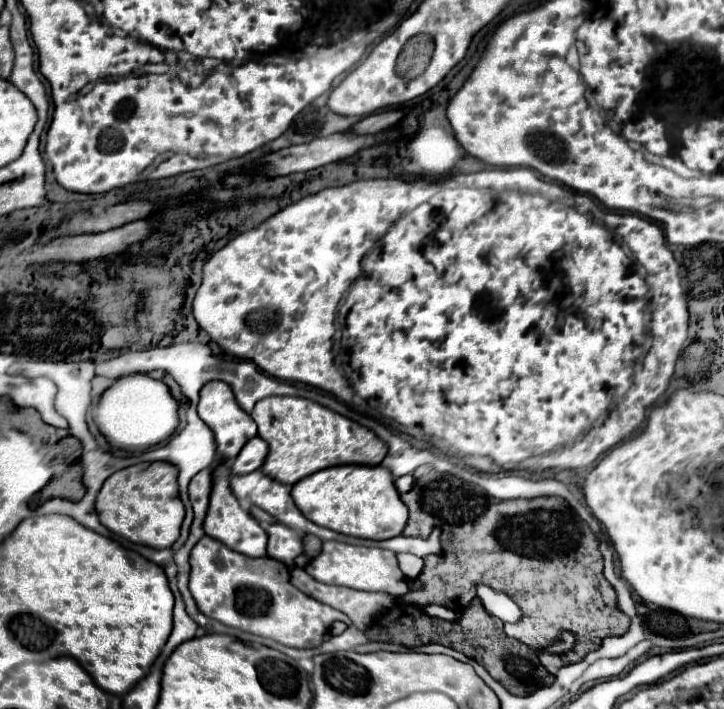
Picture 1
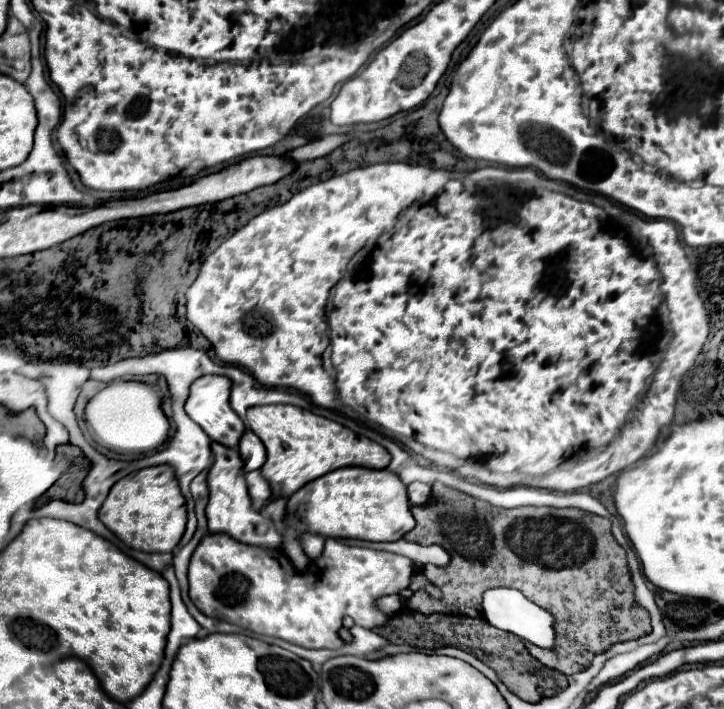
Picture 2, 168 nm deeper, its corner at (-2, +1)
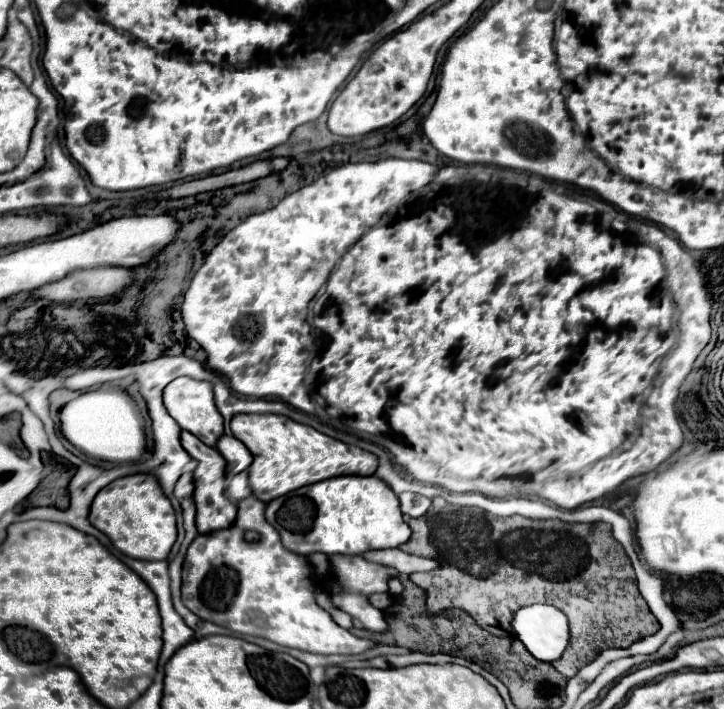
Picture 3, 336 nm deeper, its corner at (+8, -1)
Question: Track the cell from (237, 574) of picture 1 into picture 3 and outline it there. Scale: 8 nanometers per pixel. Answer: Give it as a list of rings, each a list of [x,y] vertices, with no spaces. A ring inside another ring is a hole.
[[[254,495],[246,497],[236,503],[238,505],[238,517],[234,525],[222,531],[212,531],[206,535],[198,535],[192,545],[188,547],[186,559],[184,559],[184,573],[182,573],[182,601],[184,605],[196,613],[200,619],[228,627],[234,633],[240,635],[256,635],[270,639],[282,647],[292,647],[308,653],[322,653],[322,655],[354,655],[372,649],[376,643],[367,639],[358,638],[348,629],[342,629],[336,625],[330,613],[322,607],[318,607],[314,591],[316,583],[312,579],[312,565],[308,557],[298,557],[298,553],[290,553],[280,537],[278,531],[266,521],[264,509],[266,503],[258,501]],[[248,529],[254,529],[262,535],[260,543],[250,545],[244,539],[244,533]]]

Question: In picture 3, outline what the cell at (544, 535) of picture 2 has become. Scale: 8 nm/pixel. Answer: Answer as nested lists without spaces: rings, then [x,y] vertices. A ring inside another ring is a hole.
[[[442,497],[432,501],[426,517],[404,517],[404,521],[410,525],[412,537],[400,545],[400,549],[440,563],[436,571],[410,575],[410,581],[426,591],[426,605],[430,613],[440,613],[452,607],[464,609],[492,635],[506,635],[512,633],[510,617],[518,611],[518,607],[550,603],[570,617],[572,639],[564,657],[558,659],[558,671],[564,677],[574,677],[582,665],[588,665],[604,649],[630,647],[632,641],[648,637],[660,629],[658,619],[650,613],[646,601],[638,593],[632,563],[622,545],[612,537],[612,527],[608,523],[564,523],[556,519],[536,521],[520,515],[494,517],[474,507],[450,505]]]

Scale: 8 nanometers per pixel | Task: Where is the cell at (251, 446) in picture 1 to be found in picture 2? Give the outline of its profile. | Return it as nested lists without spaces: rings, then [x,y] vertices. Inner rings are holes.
[[[248,429],[242,439],[240,439],[240,445],[238,445],[238,451],[244,459],[244,471],[254,471],[254,469],[260,469],[266,461],[266,449],[262,445],[262,441]]]

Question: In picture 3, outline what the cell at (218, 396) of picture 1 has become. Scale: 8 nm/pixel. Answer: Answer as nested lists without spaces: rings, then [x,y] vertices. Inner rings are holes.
[[[178,377],[178,379],[170,381],[164,389],[164,405],[170,413],[170,417],[180,425],[180,429],[190,431],[200,441],[204,441],[206,445],[214,447],[216,441],[222,437],[224,419],[222,419],[222,415],[218,413],[218,409],[214,405],[212,385],[208,385],[206,381],[194,381],[190,377]]]

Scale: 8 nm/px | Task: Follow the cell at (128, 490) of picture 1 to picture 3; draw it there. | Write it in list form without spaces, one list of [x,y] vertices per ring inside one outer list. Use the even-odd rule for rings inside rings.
[[[138,473],[112,481],[92,501],[90,523],[106,533],[114,547],[140,561],[162,561],[170,555],[176,541],[174,507],[162,493],[154,475]]]

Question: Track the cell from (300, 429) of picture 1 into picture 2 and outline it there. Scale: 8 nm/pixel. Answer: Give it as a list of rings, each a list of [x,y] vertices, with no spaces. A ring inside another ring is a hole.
[[[260,405],[248,409],[246,417],[250,429],[266,447],[268,459],[260,471],[276,497],[290,497],[308,481],[340,467],[358,465],[368,469],[386,469],[390,463],[390,455],[380,443],[364,435],[356,435],[352,429],[336,421],[314,415],[312,411],[300,409],[296,405]]]

